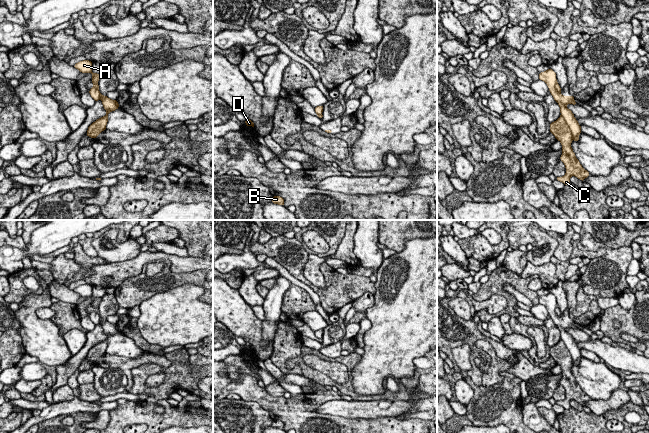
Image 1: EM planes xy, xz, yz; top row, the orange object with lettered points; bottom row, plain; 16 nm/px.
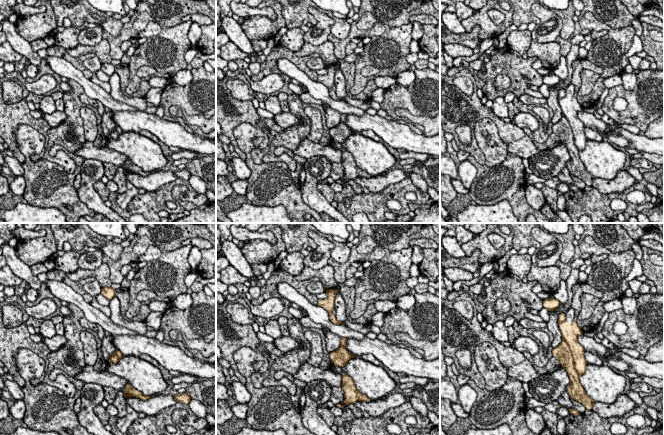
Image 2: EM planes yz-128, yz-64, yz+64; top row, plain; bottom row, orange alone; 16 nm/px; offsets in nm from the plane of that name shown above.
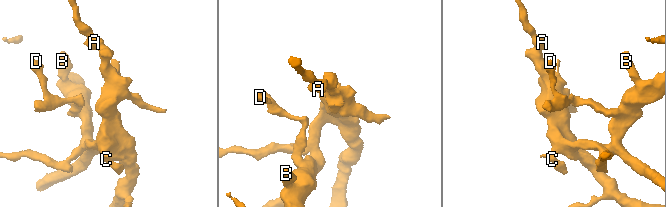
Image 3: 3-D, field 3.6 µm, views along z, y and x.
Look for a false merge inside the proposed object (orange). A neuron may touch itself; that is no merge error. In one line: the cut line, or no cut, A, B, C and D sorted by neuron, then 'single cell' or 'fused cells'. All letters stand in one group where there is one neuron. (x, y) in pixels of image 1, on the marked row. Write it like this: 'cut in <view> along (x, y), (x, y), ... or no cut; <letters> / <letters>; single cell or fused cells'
cut in yz along (561, 115), (572, 137); A / B C D; fused cells

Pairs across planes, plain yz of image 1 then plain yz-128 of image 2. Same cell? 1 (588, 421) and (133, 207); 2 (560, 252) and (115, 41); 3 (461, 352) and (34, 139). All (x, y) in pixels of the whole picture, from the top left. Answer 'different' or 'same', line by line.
1: same
2: different
3: same

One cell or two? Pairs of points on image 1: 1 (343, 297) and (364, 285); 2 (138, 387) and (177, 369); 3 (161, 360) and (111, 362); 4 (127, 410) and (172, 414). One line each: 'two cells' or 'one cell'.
1: one cell
2: one cell
3: one cell
4: one cell

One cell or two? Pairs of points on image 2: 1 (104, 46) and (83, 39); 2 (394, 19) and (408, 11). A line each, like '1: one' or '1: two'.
1: two
2: one

